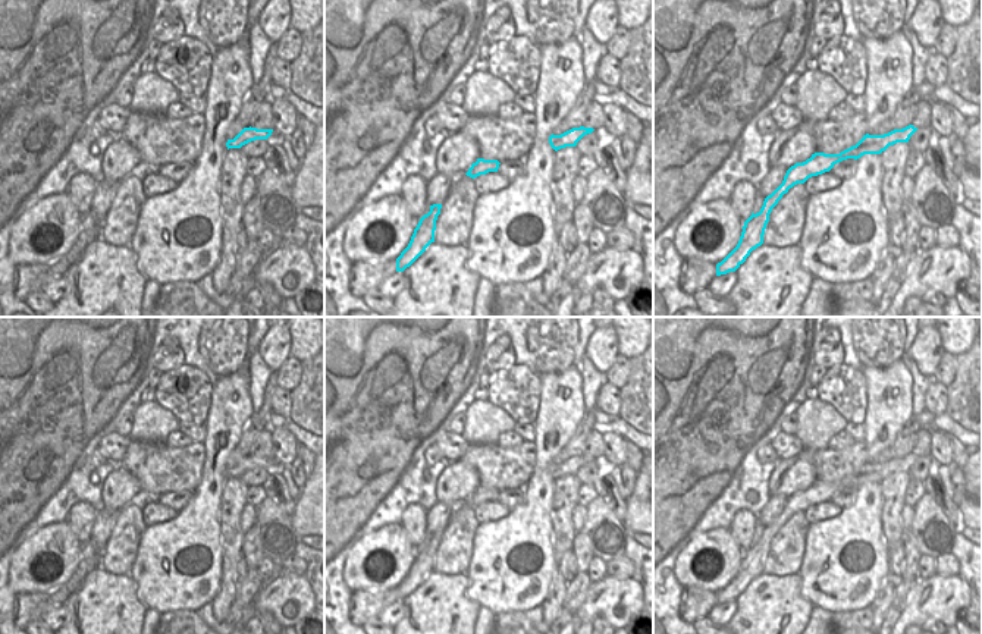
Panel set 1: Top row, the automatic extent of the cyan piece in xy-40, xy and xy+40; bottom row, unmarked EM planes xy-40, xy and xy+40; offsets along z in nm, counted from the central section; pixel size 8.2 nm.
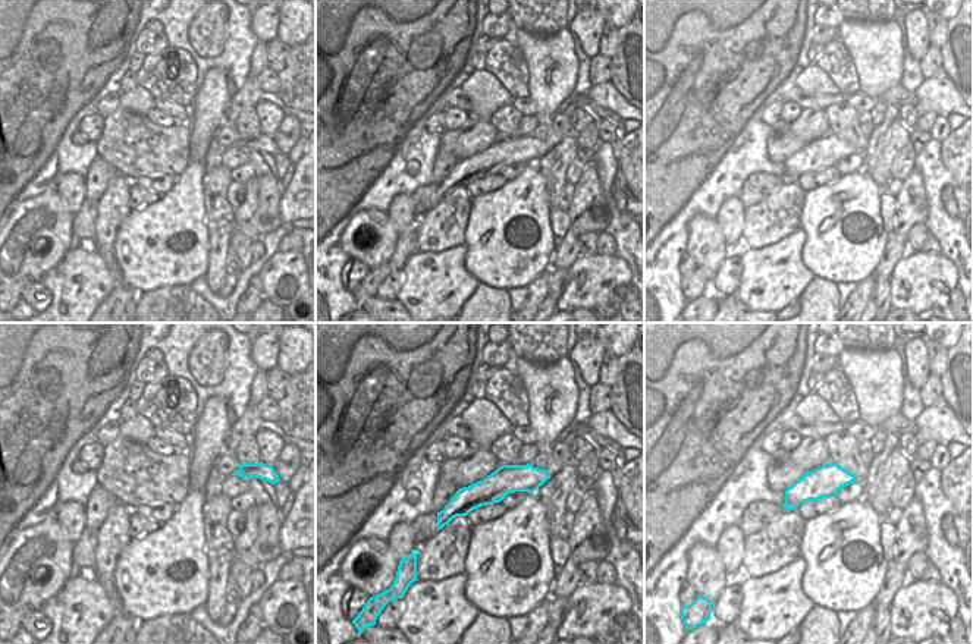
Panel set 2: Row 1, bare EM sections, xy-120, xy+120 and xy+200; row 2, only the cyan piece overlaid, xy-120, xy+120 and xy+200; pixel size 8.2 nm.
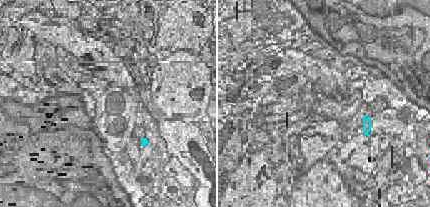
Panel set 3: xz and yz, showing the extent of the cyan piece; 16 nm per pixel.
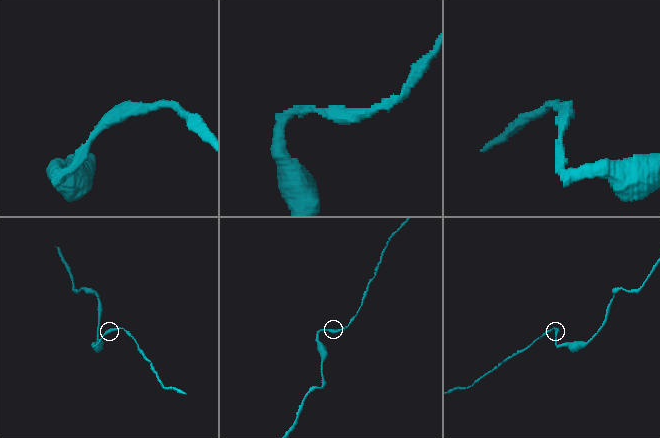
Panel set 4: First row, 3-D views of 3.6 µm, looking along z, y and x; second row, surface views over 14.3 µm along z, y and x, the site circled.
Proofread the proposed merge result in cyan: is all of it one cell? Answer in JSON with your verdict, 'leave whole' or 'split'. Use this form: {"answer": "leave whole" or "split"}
{"answer": "leave whole"}

